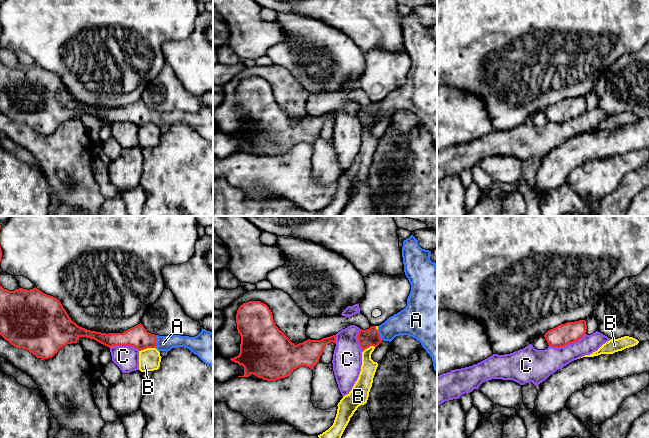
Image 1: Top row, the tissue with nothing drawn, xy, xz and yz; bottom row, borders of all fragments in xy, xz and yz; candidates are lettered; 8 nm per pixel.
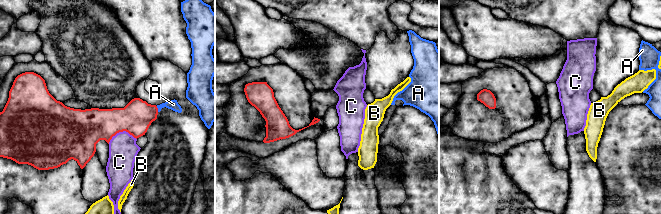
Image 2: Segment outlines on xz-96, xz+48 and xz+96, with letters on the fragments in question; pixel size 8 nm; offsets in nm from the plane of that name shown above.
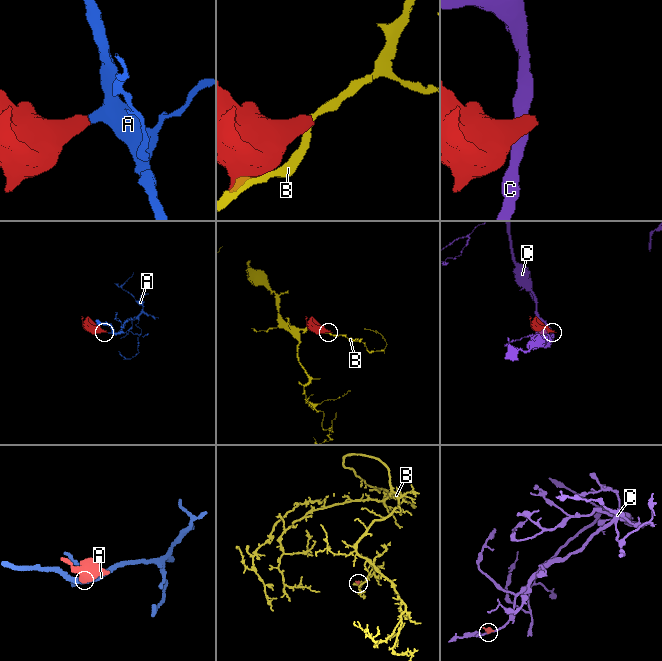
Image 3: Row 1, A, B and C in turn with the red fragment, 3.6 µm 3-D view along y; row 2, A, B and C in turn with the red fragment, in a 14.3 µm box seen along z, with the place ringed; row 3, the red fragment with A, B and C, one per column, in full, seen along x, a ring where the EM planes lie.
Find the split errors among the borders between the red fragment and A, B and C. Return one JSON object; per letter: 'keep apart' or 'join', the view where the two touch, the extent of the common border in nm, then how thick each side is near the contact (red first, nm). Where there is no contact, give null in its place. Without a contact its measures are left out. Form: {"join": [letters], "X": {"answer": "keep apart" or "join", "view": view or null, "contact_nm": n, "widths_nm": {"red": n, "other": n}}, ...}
{"join": ["A"], "A": {"answer": "join", "view": "xy", "contact_nm": 100, "widths_nm": {"red": 170, "other": 130}}, "B": {"answer": "keep apart", "view": "xy", "contact_nm": 140, "widths_nm": {"red": 170, "other": 180}}, "C": {"answer": "keep apart", "view": "yz", "contact_nm": 320, "widths_nm": {"red": 170, "other": 220}}}

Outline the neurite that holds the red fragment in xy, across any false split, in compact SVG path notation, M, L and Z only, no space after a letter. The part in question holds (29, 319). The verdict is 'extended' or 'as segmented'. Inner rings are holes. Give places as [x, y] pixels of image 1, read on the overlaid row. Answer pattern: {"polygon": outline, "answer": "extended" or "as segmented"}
{"polygon": "M0 285L0 335L14 347L26 349L41 359L52 358L63 346L86 337L109 348L131 346L139 351L156 348L160 352L184 347L213 366L210 331L202 328L195 337L159 336L149 333L141 323L123 333L90 331L73 322L57 298L36 287L9 291Z", "answer": "extended"}

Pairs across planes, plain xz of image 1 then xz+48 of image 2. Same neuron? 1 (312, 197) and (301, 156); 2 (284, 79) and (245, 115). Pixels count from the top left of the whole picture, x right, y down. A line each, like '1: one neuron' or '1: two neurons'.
1: one neuron
2: one neuron

